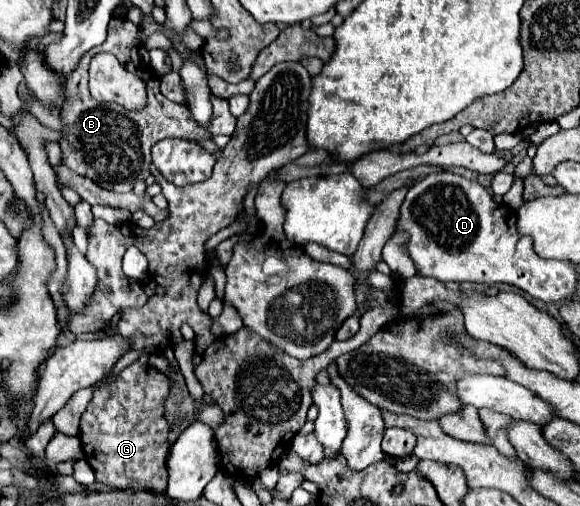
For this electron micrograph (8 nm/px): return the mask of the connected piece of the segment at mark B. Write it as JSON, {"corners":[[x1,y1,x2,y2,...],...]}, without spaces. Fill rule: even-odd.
{"corners":[[112,18,108,25,107,37,104,43,94,47,83,55,83,61,79,63,79,69,75,69,71,81,67,81,67,99,61,107,61,157,63,165,75,171,77,175,89,177,99,187,117,191,117,193,129,193,133,189,133,183,137,179,149,177,149,165,151,165,151,147,169,137,181,137,200,141,201,137,207,137,203,129,199,129,191,121,191,113,187,105,173,103,167,97,163,97,160,91,160,81,155,73,149,73,145,65,141,65,141,59,135,59,135,45,137,45,137,27,124,18],[109,52,117,55,119,63,141,77,147,85,147,105,137,111,125,111,125,107,105,107,107,103,97,103,89,93,89,63,93,55]]}

